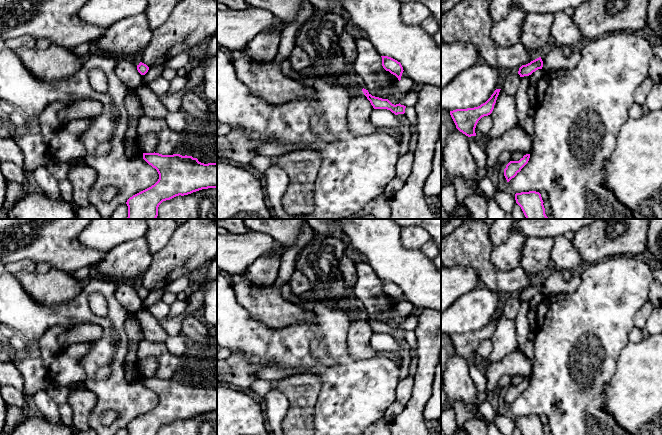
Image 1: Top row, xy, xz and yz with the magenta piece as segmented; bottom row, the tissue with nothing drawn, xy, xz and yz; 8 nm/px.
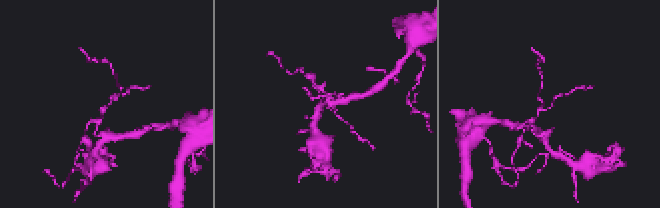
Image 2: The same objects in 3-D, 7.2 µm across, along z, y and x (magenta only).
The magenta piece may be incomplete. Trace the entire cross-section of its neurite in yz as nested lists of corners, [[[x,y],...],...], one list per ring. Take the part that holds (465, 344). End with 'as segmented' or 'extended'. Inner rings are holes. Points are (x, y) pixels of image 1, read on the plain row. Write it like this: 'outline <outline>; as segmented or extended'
outline [[[496,313],[491,321],[478,331],[450,335],[456,352],[468,361],[476,360],[475,352],[478,345],[492,337],[500,314]]]; as segmented

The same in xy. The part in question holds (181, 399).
outline [[[155,376],[143,377],[143,383],[157,394],[159,403],[127,424],[128,435],[158,435],[163,425],[217,412],[217,387],[204,388],[192,380]]]; as segmented

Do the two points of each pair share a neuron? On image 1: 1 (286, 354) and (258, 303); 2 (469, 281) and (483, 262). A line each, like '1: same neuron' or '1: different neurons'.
1: different neurons
2: different neurons

